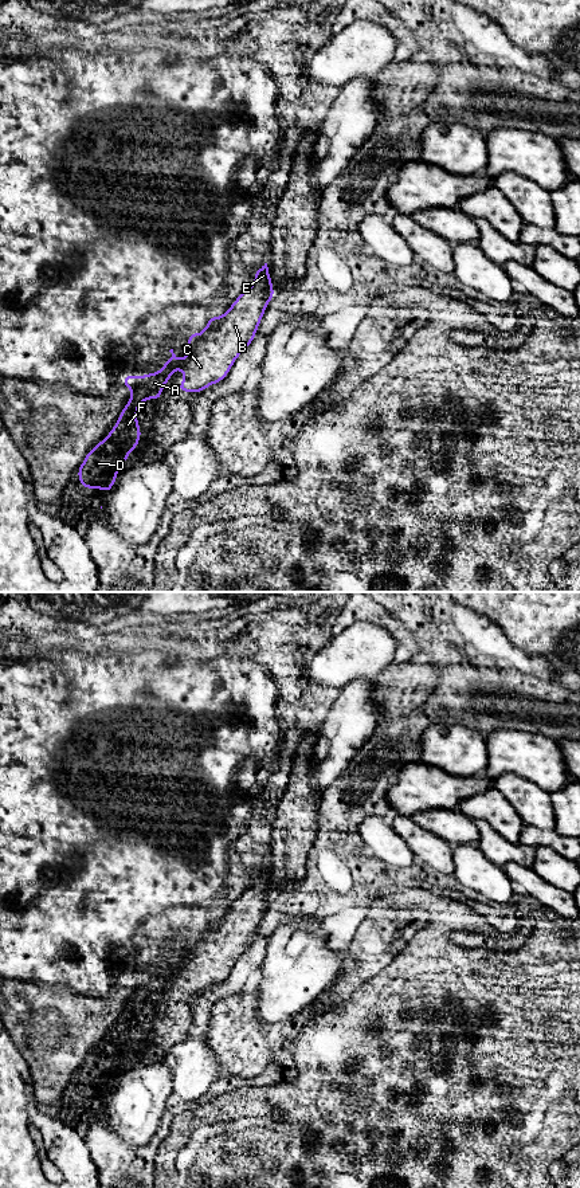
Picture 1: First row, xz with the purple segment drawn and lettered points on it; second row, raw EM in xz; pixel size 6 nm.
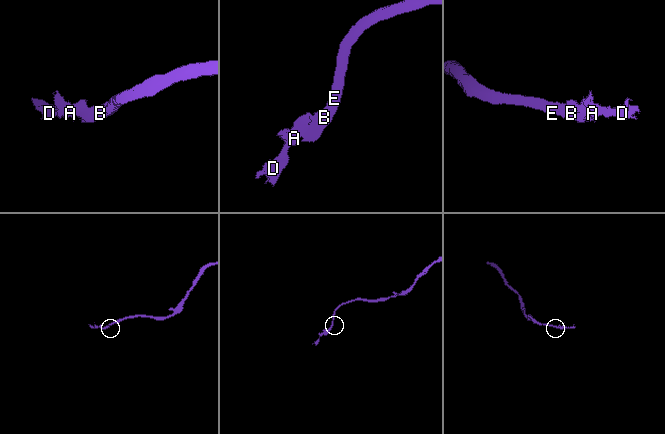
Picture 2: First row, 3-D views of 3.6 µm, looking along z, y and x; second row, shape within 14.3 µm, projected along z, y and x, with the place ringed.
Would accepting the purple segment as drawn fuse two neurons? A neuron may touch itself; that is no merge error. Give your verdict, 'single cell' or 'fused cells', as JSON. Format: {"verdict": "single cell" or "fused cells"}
{"verdict": "fused cells"}

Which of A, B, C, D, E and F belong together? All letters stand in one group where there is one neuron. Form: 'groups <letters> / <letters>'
groups A D F / B C E

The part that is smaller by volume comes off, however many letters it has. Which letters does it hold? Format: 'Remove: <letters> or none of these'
Remove: A, D, F

